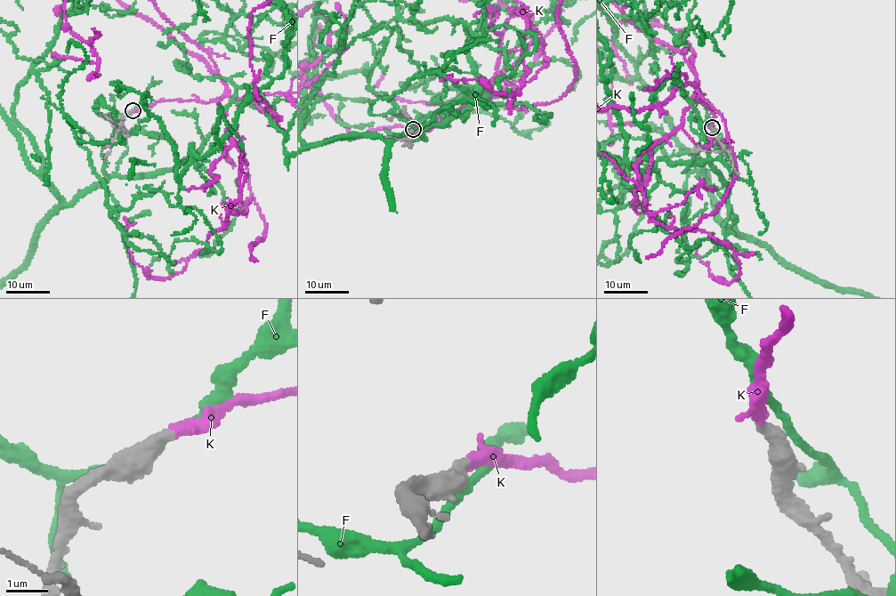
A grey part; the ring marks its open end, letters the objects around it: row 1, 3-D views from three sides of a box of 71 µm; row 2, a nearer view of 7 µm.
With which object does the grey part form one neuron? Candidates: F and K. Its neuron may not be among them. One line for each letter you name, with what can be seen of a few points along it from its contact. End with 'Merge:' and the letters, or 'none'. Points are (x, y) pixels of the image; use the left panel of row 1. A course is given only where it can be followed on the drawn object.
K: Its course: (133, 110), (159, 100), (236, 101), (249, 192), (266, 229), (250, 258), (270, 262), (295, 285)
Merge: K

